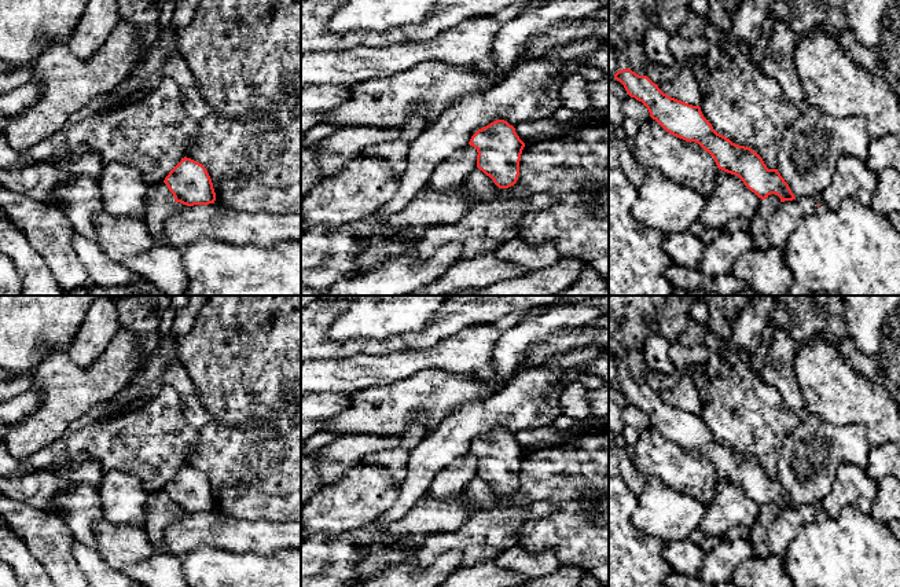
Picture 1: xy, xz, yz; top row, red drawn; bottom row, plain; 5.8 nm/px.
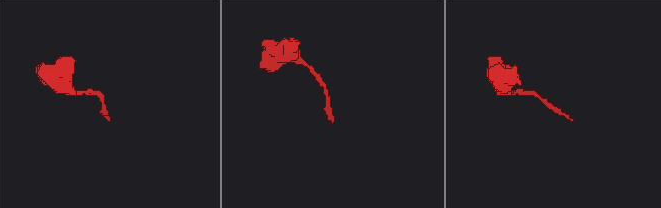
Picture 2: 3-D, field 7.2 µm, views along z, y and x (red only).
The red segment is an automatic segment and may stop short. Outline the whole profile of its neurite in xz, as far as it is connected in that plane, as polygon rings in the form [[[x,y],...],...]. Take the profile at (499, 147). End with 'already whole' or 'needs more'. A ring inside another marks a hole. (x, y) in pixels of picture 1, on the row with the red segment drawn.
[[[496,120],[478,129],[469,144],[478,153],[477,168],[499,188],[508,188],[517,183],[525,143],[513,125],[504,120]]]; already whole

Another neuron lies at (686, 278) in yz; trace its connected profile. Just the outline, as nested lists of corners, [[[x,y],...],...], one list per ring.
[[[671,265],[665,274],[668,280],[676,289],[702,290],[717,293],[720,296],[736,296],[747,289],[743,280],[736,279],[732,274],[720,278],[701,272],[698,268]]]

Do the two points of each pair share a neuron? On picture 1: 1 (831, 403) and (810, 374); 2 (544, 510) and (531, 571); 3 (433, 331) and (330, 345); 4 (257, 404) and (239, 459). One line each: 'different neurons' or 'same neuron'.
1: same neuron
2: different neurons
3: same neuron
4: different neurons

